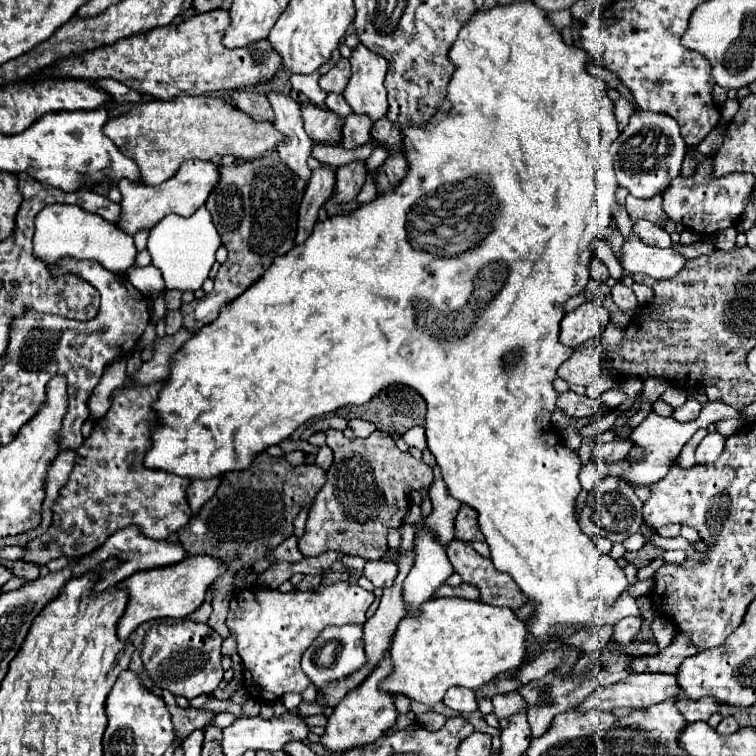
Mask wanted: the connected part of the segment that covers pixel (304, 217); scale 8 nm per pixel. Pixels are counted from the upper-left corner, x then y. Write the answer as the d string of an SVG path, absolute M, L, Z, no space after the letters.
M321 163L313 169L309 185L305 187L305 195L299 205L299 223L297 223L297 243L303 243L317 223L317 213L329 195L335 189L335 167L329 163Z

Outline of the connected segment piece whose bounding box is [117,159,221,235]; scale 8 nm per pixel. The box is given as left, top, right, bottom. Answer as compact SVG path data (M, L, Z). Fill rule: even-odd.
M189 159L185 161L179 171L163 181L161 185L145 185L145 183L135 183L129 179L121 179L117 183L123 199L121 199L121 209L123 209L123 217L117 223L123 231L127 231L129 235L133 235L139 229L151 229L155 223L159 223L165 215L181 215L181 217L189 217L193 215L201 205L205 205L205 201L209 199L211 191L215 189L215 185L219 183L219 165L211 163L211 161L197 161L197 159Z

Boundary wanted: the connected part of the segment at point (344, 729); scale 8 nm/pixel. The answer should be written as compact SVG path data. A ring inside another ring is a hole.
M391 649L385 651L383 659L379 661L379 665L373 669L373 673L355 689L351 689L341 703L335 707L333 715L327 721L327 731L321 737L321 743L331 749L331 751L347 751L351 747L361 747L367 743L373 743L375 739L379 739L389 727L395 725L397 719L397 709L393 703L393 693L389 691L381 691L379 683L383 679L387 679L387 675L393 671L393 663L391 663Z

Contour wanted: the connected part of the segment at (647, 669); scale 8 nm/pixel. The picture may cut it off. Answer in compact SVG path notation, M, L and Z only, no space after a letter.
M677 633L675 641L667 649L659 651L657 655L635 657L635 661L631 661L631 667L635 673L669 673L669 675L675 675L681 661L689 655L695 655L697 651L701 651L701 649L689 641L687 633Z

